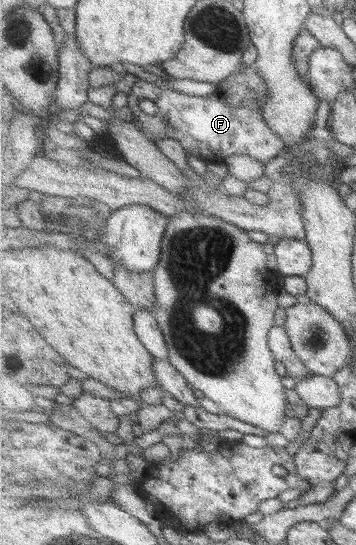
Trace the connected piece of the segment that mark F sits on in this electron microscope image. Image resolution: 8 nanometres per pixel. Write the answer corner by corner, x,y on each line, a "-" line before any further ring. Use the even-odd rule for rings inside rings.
137,79
127,95
127,106
134,115
133,123
143,135
157,143
161,139
177,140
189,150
189,154
201,160
226,160
233,155
247,155
267,164
285,151
285,142
266,123
263,114
252,100
246,100
244,106
232,106
228,98
218,89
206,97
185,95
160,83
149,83
-
141,98
153,101
158,106
155,115
145,114
139,108

